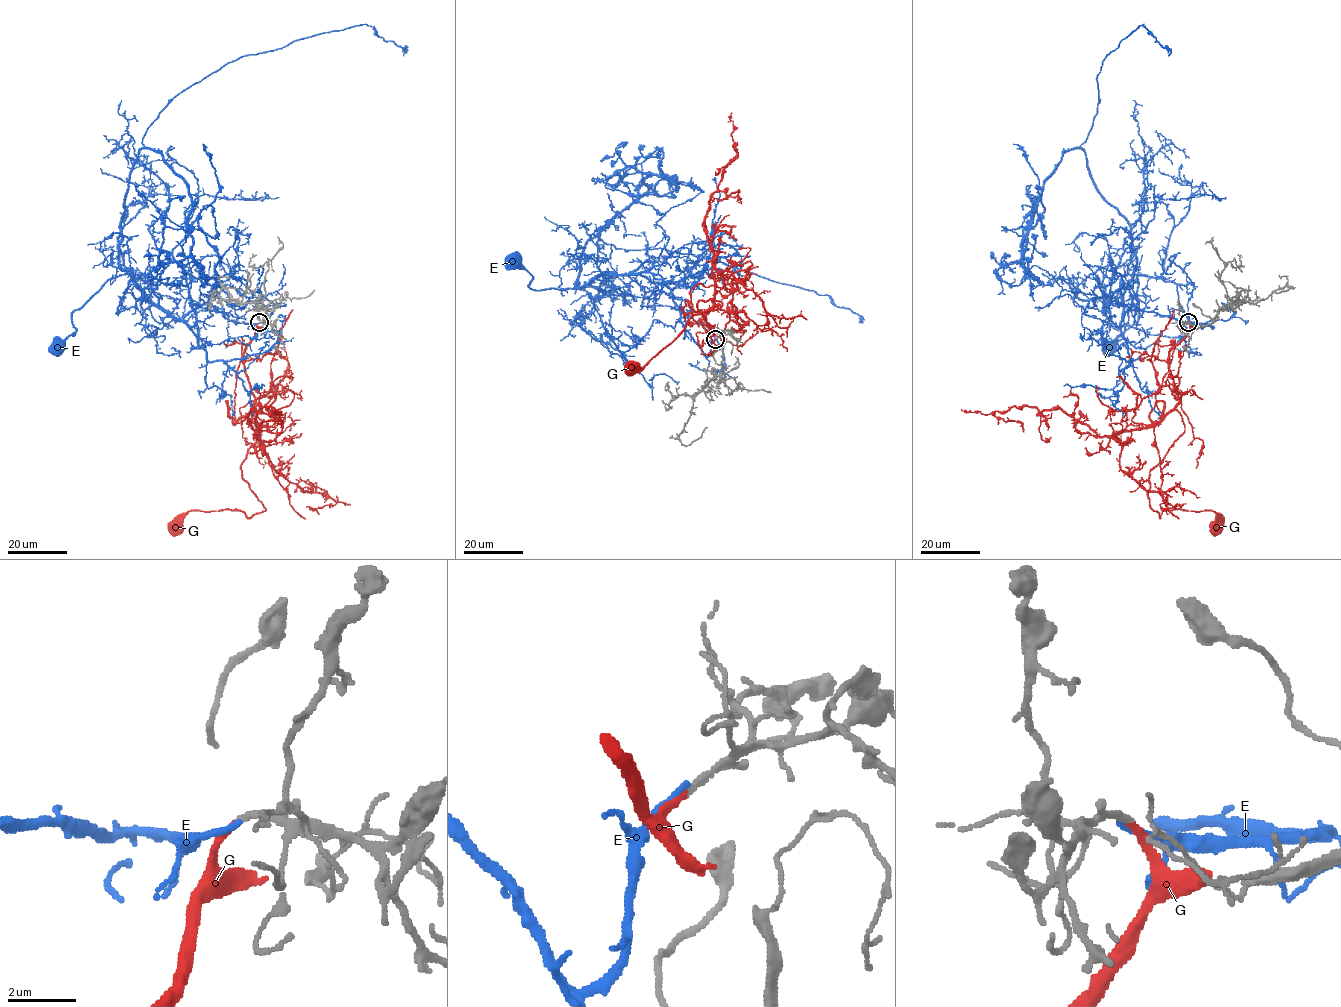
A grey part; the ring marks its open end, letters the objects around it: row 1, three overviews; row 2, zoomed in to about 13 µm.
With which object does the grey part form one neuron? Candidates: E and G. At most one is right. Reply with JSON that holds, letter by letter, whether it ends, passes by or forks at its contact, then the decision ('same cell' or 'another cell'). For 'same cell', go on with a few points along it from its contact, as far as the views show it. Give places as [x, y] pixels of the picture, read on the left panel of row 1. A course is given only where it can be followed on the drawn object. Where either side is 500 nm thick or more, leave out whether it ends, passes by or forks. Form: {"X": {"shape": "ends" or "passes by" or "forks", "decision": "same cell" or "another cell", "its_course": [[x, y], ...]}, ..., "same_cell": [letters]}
{"E": {"shape": "ends", "decision": "another cell"}, "G": {"shape": "ends", "decision": "same cell", "its_course": [[259, 322], [243, 351], [256, 441], [240, 469], [265, 509], [247, 517], [236, 510], [189, 510], [176, 527]]}, "same_cell": ["G"]}

